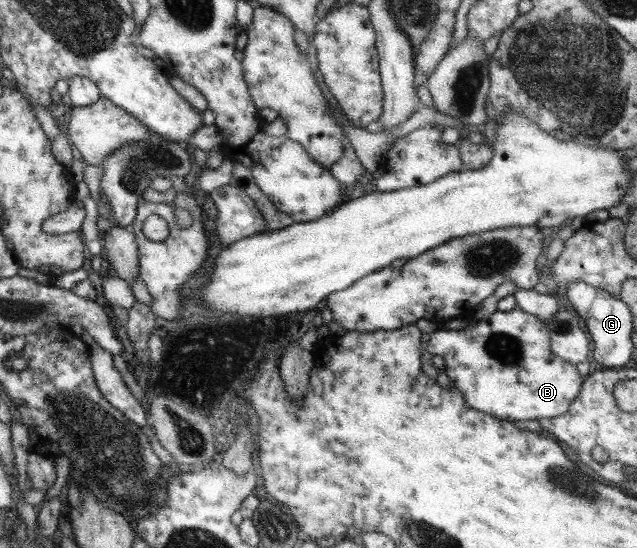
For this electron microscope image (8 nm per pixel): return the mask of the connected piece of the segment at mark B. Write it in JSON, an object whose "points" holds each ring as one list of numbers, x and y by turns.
{"points":[[513,309,509,312,497,311,493,316,490,316,484,321,479,321,475,327,466,327,461,330,435,330,431,335,431,339,426,343,427,351,433,356,438,355,445,360,445,373,451,379,452,387,457,388,463,393,465,402,469,404,473,409,478,409,479,412,491,414,497,416,499,419,510,420,511,422,527,421,527,420,547,420,555,417,560,417,565,413,568,413,571,402,579,395,581,391,582,383,585,377,582,377,577,369,577,365,565,362,557,355,553,354,550,344,551,339,549,337,549,329,546,327,546,323,541,322,537,317,525,313,521,309]]}

